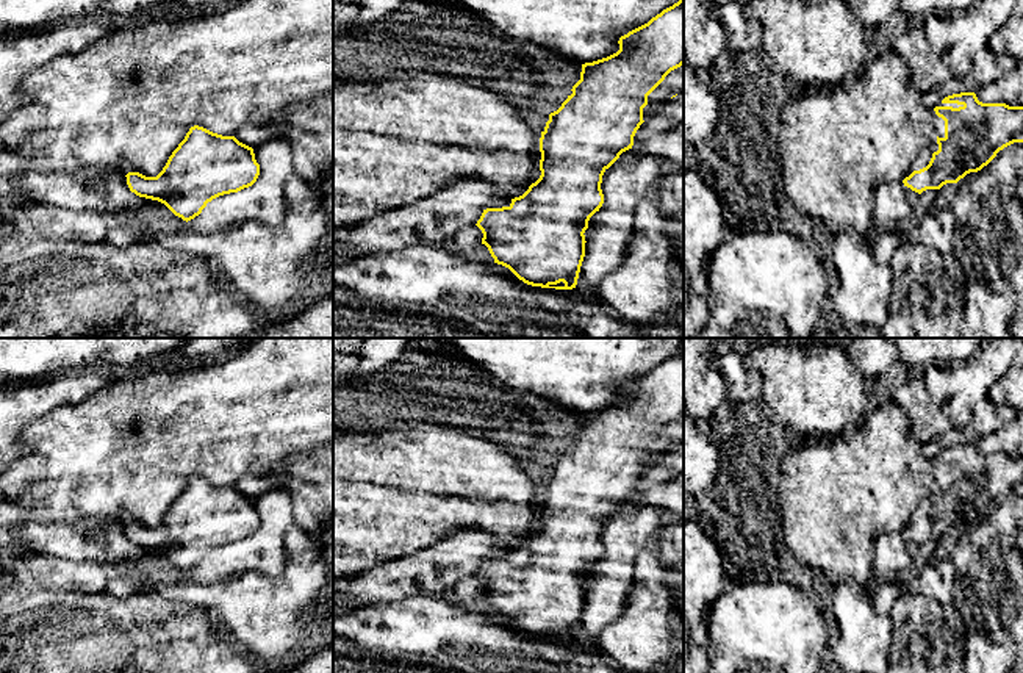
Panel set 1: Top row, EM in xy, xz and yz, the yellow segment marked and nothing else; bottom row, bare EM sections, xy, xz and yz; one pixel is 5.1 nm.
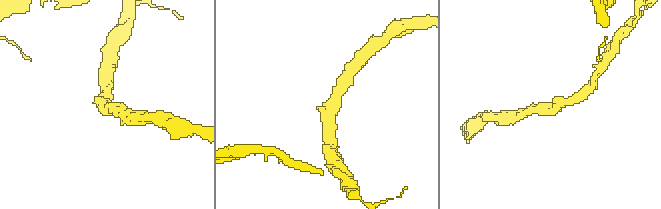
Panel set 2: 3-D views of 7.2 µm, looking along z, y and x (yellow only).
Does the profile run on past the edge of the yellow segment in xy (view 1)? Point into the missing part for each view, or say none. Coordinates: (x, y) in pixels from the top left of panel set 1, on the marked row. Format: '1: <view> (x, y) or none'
1: none

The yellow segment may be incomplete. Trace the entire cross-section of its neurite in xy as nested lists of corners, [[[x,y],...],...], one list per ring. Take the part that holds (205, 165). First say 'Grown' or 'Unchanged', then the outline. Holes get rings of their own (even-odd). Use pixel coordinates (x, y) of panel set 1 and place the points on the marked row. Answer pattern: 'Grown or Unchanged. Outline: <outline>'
Unchanged. Outline: [[[194,125],[156,177],[128,172],[127,185],[139,197],[164,203],[191,221],[213,199],[252,186],[260,175],[253,149],[235,136]]]

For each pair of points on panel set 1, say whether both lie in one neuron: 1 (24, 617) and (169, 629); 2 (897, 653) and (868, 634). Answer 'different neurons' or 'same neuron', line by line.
1: same neuron
2: different neurons

